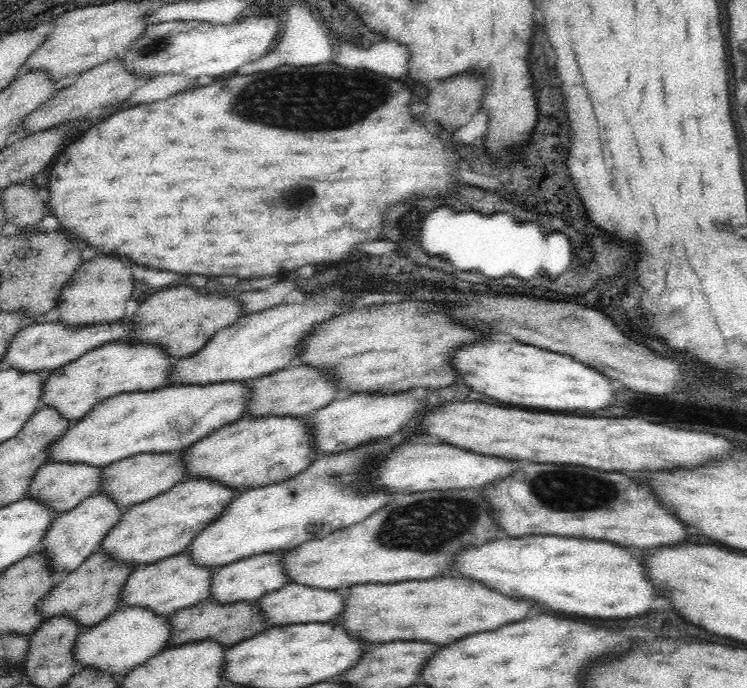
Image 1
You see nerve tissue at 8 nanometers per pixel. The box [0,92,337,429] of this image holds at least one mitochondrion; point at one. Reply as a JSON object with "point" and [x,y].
{"point":[293,198]}

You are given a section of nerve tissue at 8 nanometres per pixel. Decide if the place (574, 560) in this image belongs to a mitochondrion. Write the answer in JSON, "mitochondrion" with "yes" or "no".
{"mitochondrion":"no"}

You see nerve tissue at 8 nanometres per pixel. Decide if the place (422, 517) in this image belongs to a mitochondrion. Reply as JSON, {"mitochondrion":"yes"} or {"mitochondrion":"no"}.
{"mitochondrion":"yes"}

